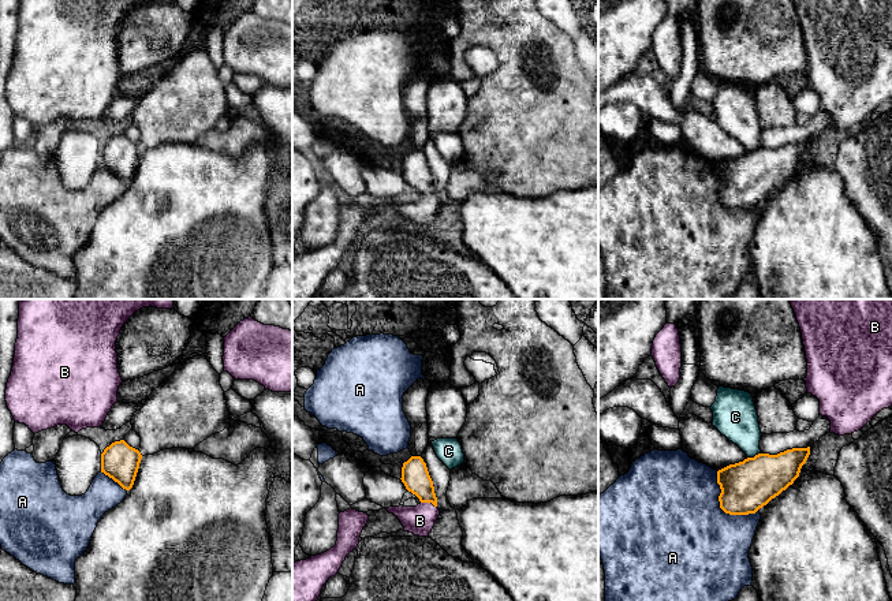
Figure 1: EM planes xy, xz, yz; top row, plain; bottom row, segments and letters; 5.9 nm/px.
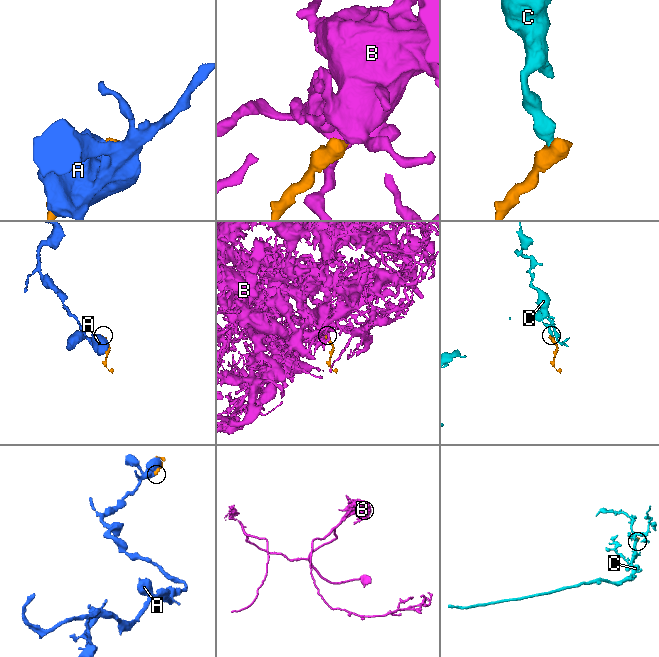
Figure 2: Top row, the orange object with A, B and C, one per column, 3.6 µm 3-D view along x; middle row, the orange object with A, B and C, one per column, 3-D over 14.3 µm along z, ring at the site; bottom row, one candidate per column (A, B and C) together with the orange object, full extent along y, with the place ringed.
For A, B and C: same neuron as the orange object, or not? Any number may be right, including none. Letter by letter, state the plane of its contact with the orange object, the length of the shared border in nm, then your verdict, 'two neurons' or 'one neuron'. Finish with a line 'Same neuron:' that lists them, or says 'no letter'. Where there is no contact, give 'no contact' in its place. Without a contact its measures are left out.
A: yz | 340 nm | two neurons
B: xz | 100 nm | one neuron
C: yz | 90 nm | two neurons
Same neuron: B

